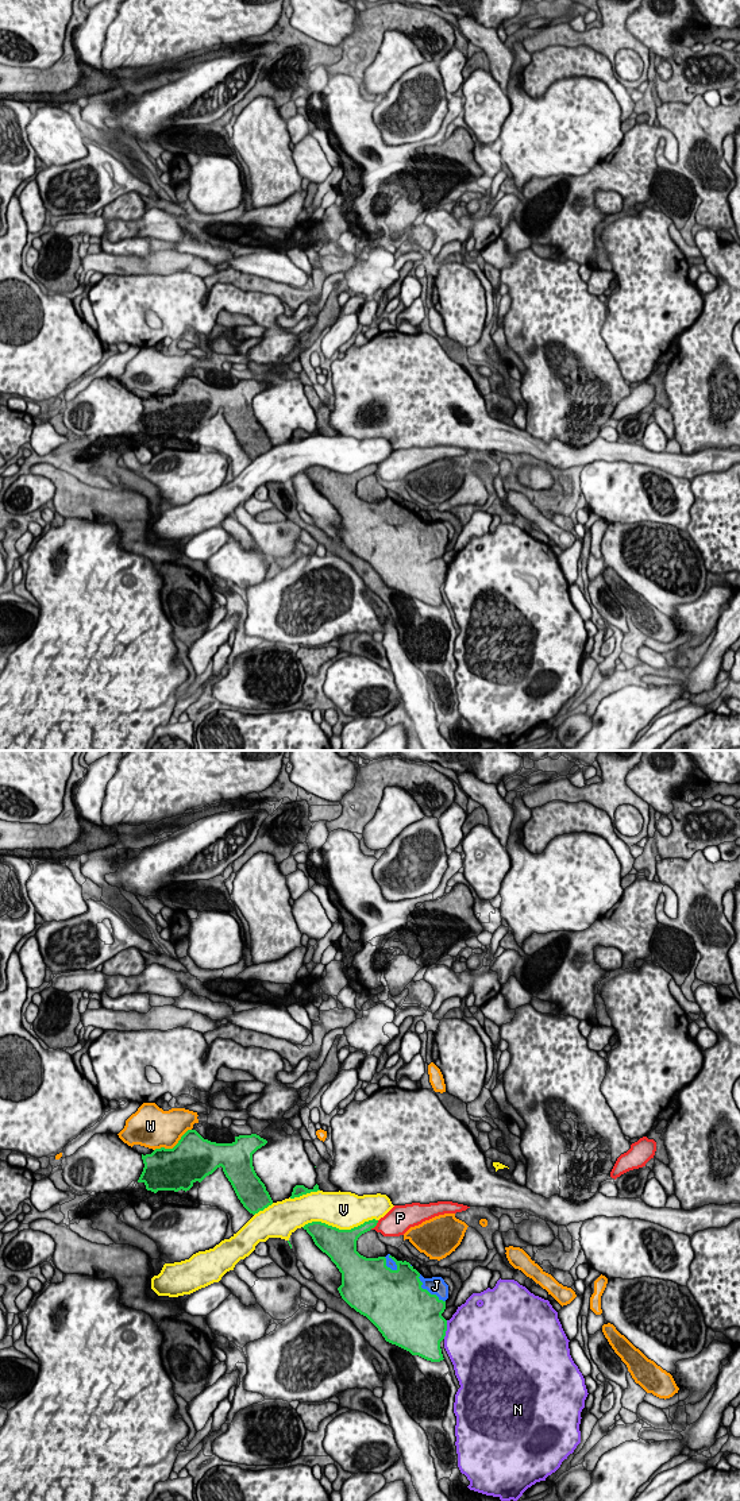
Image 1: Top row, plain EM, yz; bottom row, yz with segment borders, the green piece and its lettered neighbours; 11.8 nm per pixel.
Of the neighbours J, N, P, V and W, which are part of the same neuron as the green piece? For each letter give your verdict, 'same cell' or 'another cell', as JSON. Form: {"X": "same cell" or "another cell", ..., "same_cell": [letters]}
{"J": "same cell", "N": "another cell", "P": "another cell", "V": "another cell", "W": "another cell", "same_cell": ["J"]}

